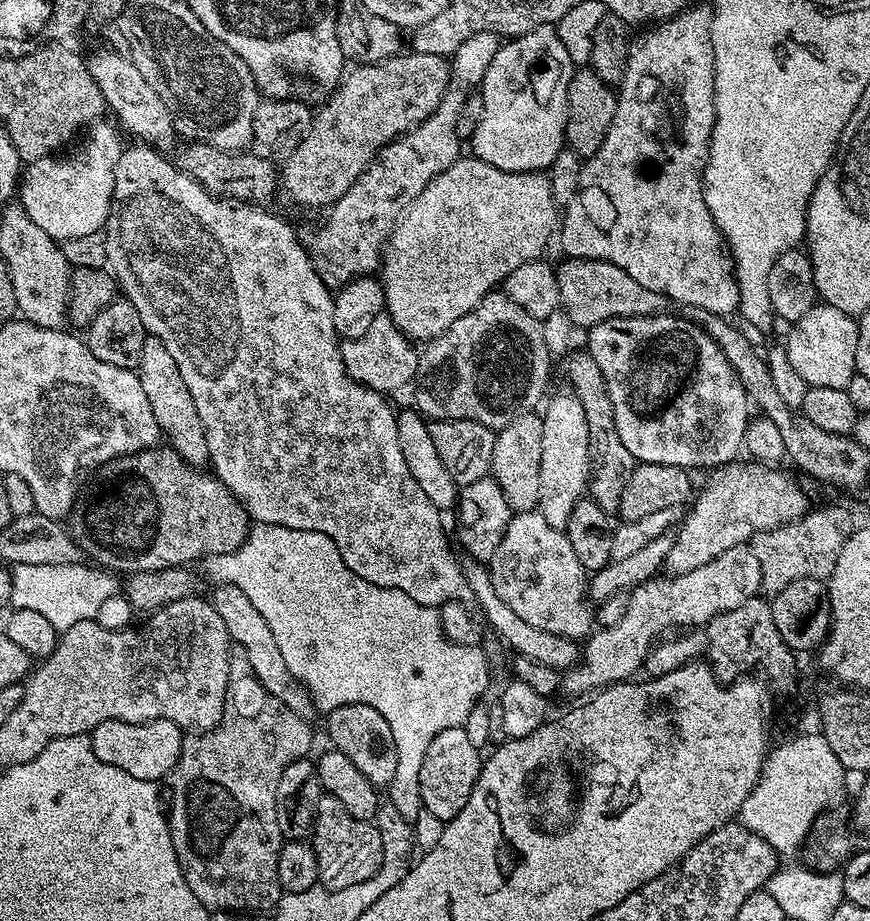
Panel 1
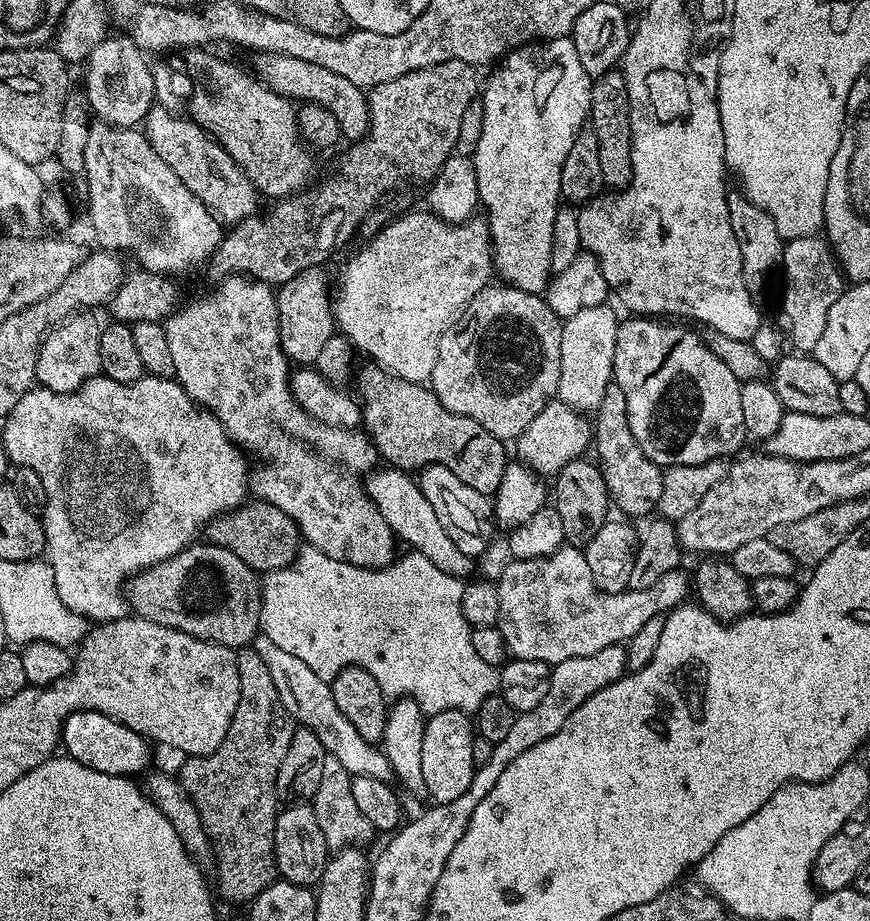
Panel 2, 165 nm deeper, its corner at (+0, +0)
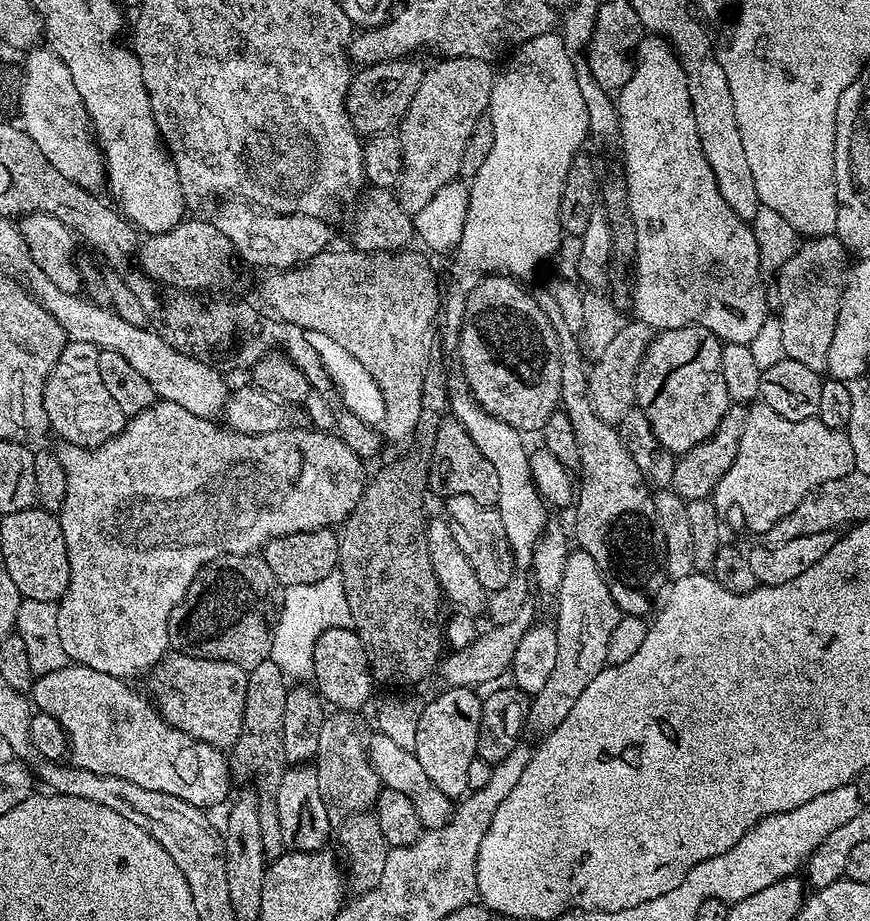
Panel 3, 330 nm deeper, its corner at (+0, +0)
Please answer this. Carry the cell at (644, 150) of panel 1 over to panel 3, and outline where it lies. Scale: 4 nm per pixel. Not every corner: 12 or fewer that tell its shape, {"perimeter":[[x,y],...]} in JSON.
{"perimeter":[[641,39],[615,97],[630,305],[748,345],[758,242],[703,157],[680,57]]}

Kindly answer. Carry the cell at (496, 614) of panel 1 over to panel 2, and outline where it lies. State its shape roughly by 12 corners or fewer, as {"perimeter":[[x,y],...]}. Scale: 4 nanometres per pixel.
{"perimeter":[[407,471],[367,479],[368,495],[409,549],[438,570],[468,578],[458,550]]}

